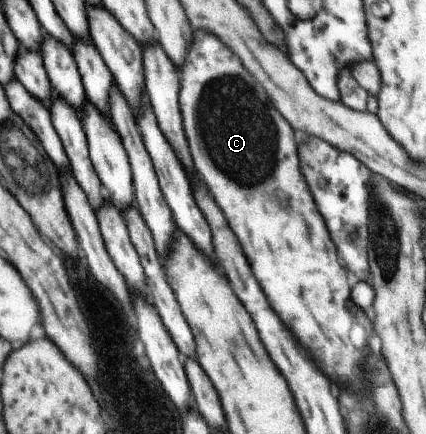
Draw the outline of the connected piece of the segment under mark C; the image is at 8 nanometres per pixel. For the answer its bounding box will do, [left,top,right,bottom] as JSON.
[178,33,371,387]

